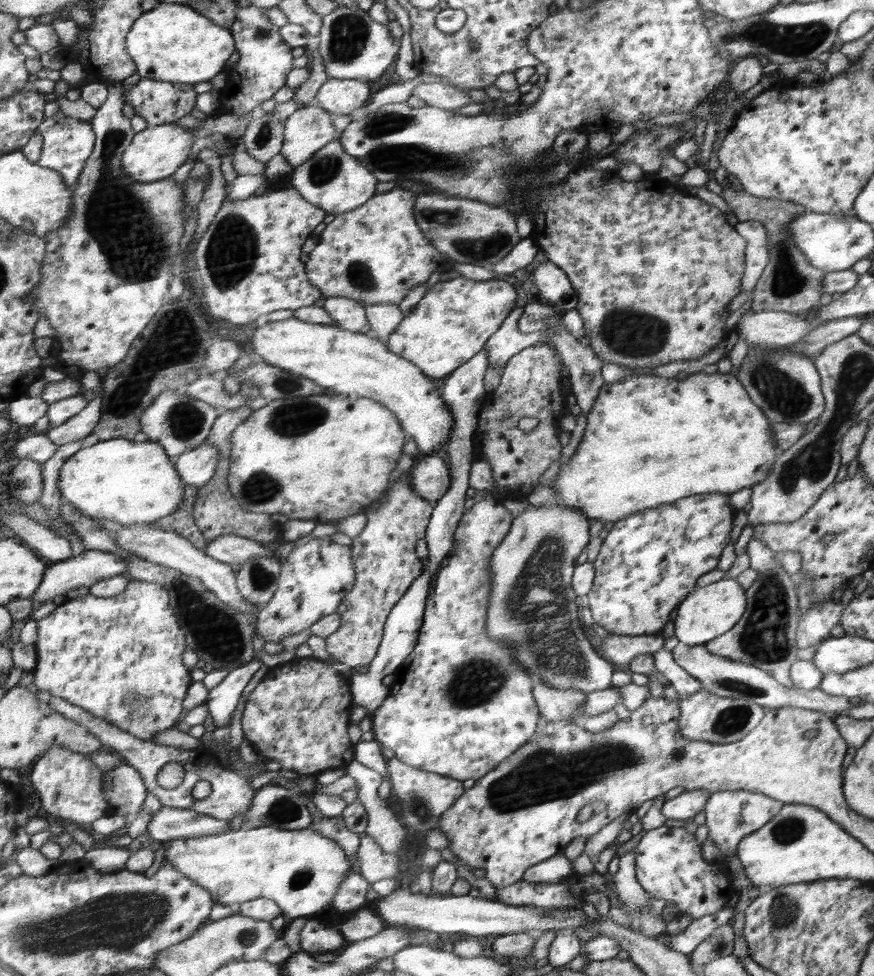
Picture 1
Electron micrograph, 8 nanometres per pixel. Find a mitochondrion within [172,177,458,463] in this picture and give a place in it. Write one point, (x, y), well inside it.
(233, 249)

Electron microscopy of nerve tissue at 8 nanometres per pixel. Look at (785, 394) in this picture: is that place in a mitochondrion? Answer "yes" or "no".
yes

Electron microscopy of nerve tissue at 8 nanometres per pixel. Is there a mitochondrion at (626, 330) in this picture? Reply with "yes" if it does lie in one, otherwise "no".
yes

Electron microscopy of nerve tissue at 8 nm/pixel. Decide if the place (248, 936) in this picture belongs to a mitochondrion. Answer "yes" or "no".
yes

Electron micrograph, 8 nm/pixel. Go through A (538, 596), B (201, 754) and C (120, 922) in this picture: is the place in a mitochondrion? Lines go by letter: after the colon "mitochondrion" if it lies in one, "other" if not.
A: mitochondrion
B: other
C: mitochondrion

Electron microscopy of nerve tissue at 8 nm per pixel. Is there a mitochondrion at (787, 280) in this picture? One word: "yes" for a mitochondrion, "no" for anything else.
yes

